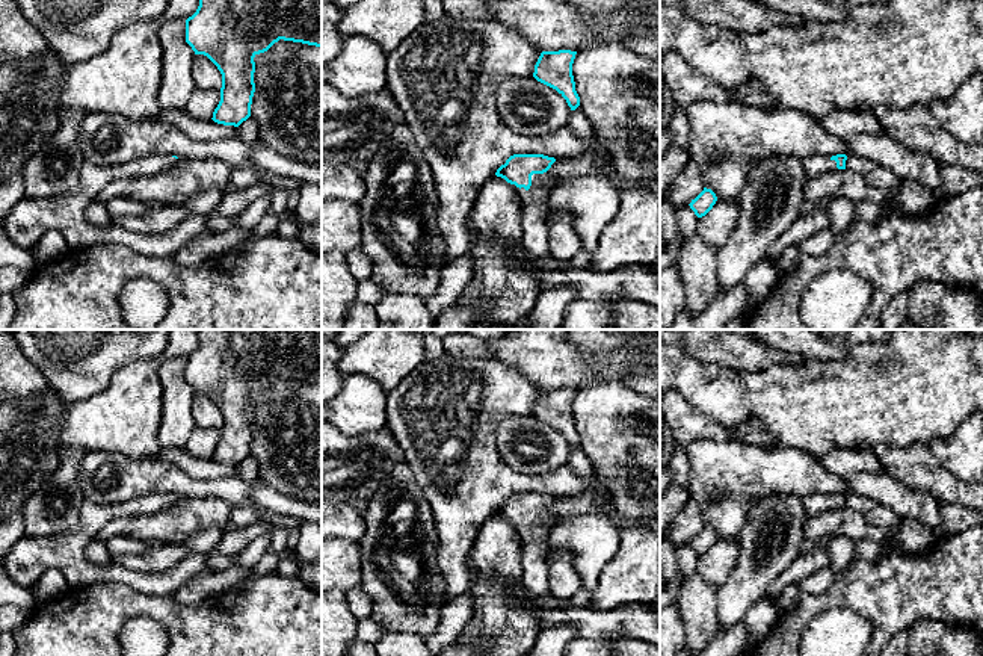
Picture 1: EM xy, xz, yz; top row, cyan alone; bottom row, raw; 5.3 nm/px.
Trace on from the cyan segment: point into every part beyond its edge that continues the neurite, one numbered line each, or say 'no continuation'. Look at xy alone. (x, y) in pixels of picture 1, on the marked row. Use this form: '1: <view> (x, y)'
1: xy (30, 218)

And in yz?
1: yz (816, 165)

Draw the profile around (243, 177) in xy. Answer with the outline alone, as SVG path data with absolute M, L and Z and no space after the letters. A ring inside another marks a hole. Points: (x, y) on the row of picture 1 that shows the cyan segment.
M252 168L234 169L230 177L230 187L243 189L255 186L257 183L264 183L263 175L255 172Z

